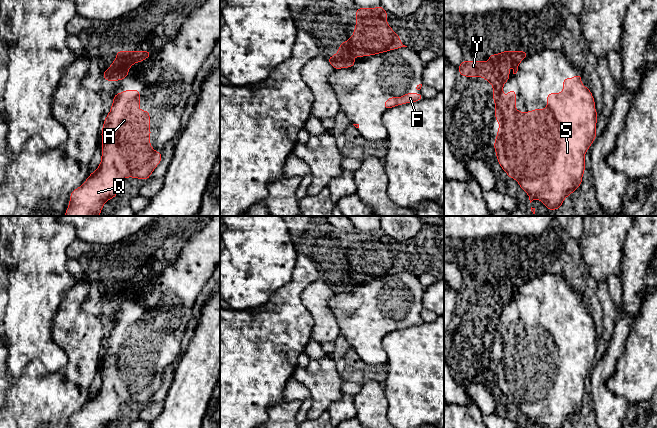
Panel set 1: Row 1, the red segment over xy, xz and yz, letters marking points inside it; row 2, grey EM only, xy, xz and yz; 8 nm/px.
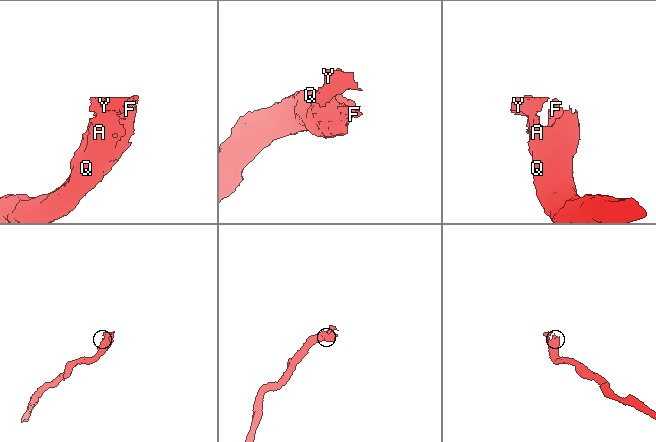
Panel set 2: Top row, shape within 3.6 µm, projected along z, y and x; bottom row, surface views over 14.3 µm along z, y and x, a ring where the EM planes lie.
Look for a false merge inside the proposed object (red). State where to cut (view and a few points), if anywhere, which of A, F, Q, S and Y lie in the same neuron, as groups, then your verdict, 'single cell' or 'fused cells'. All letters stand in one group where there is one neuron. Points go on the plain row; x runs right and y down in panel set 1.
cut none; groups A F Q S Y; single cell

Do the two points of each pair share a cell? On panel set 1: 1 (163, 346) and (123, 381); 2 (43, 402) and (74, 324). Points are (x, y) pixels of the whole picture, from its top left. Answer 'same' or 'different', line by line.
1: same
2: same

